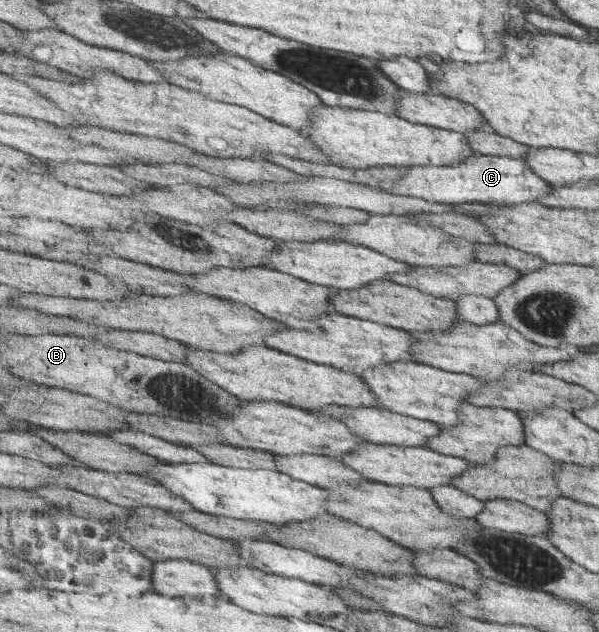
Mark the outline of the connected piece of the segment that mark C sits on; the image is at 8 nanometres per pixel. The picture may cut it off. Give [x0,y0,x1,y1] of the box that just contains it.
[396,155,554,204]

